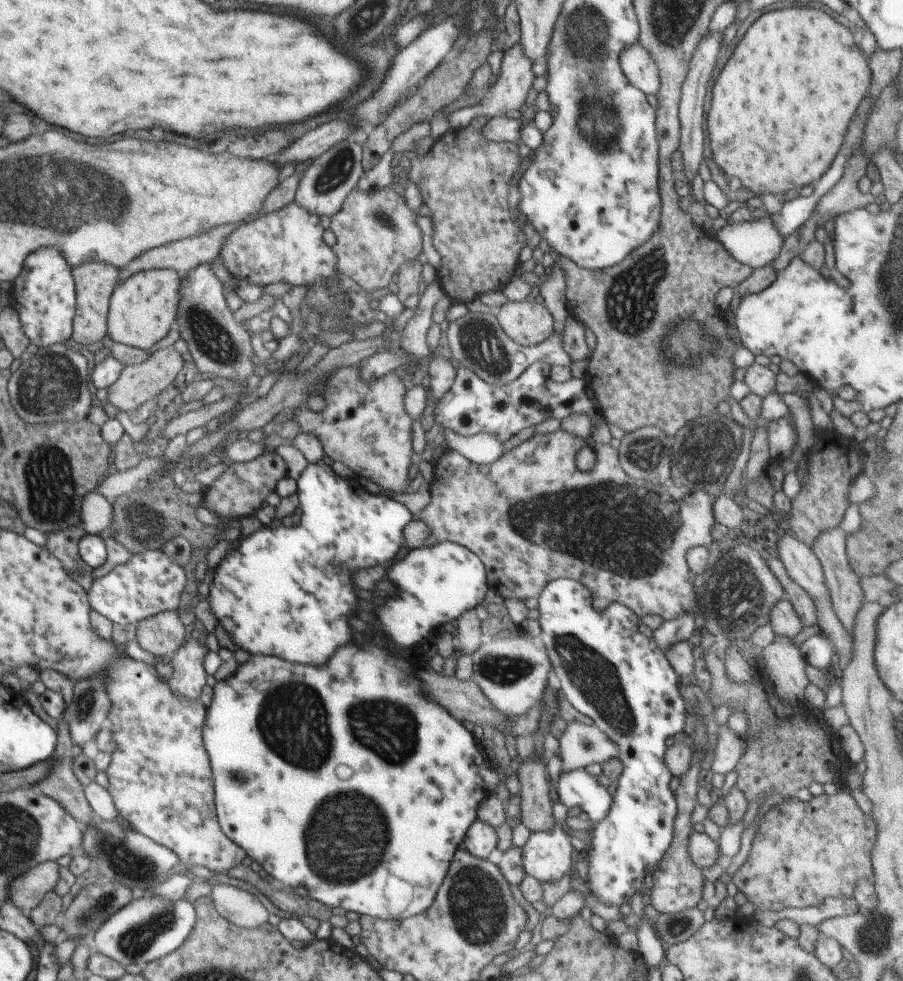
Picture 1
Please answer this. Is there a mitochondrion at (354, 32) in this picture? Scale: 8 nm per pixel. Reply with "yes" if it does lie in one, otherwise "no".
yes

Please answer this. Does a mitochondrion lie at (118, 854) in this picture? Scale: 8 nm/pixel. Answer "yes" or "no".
yes

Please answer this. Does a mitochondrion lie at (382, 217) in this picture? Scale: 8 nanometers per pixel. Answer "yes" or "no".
yes

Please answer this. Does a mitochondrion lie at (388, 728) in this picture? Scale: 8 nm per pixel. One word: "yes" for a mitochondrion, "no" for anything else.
yes

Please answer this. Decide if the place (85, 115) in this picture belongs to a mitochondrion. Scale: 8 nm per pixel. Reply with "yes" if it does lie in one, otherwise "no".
no

